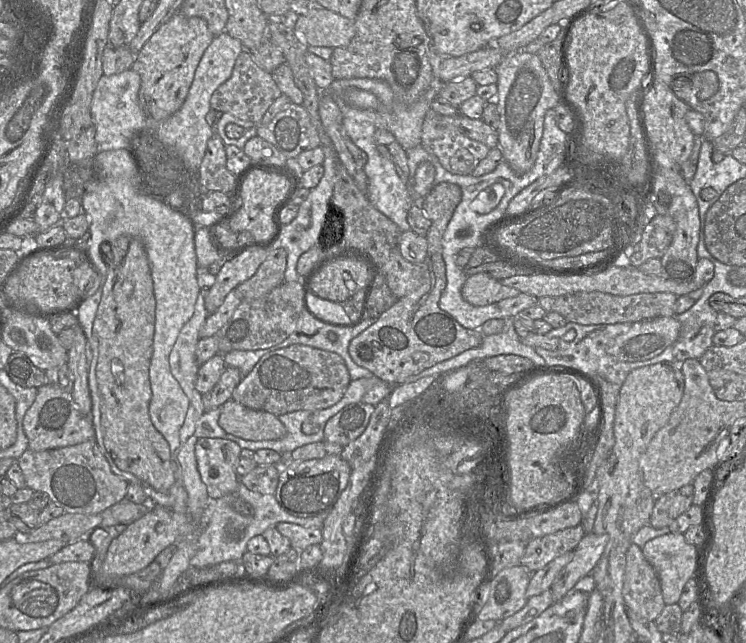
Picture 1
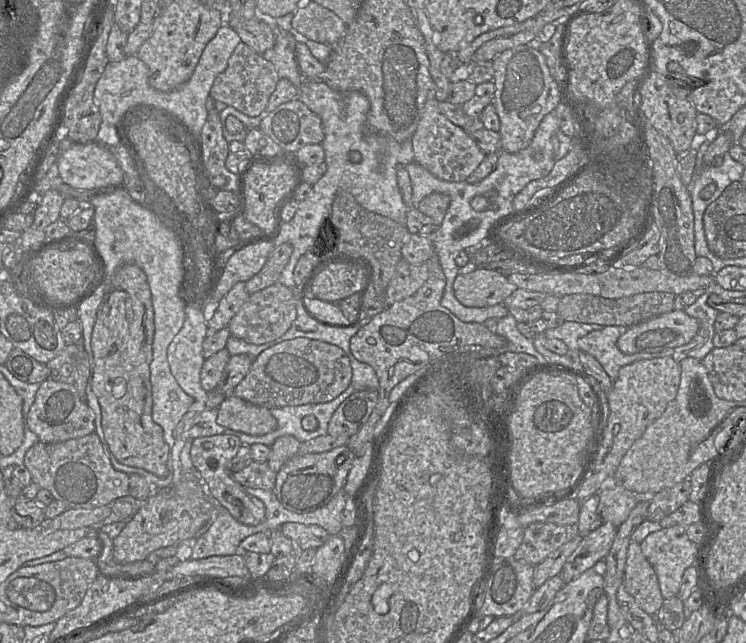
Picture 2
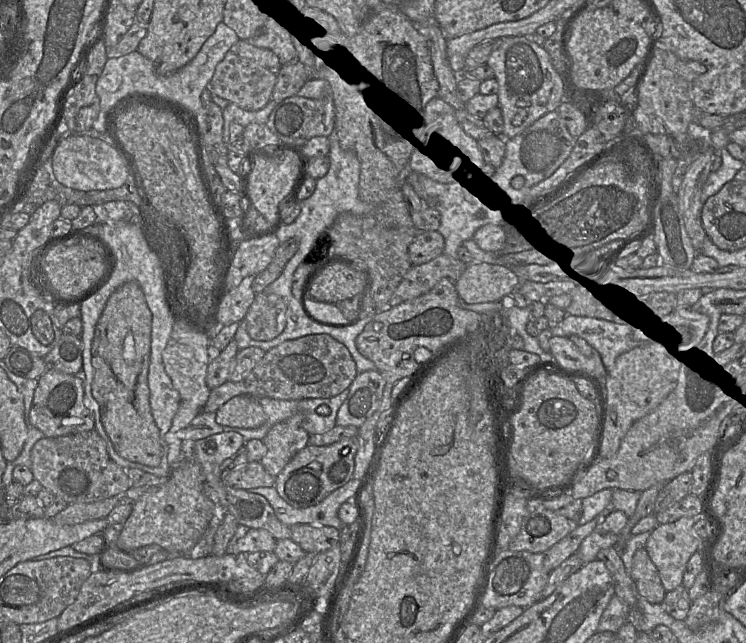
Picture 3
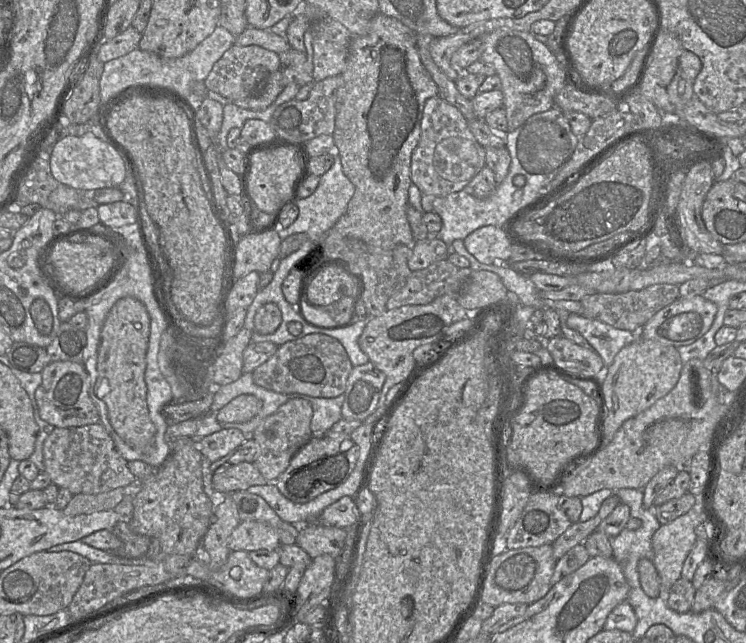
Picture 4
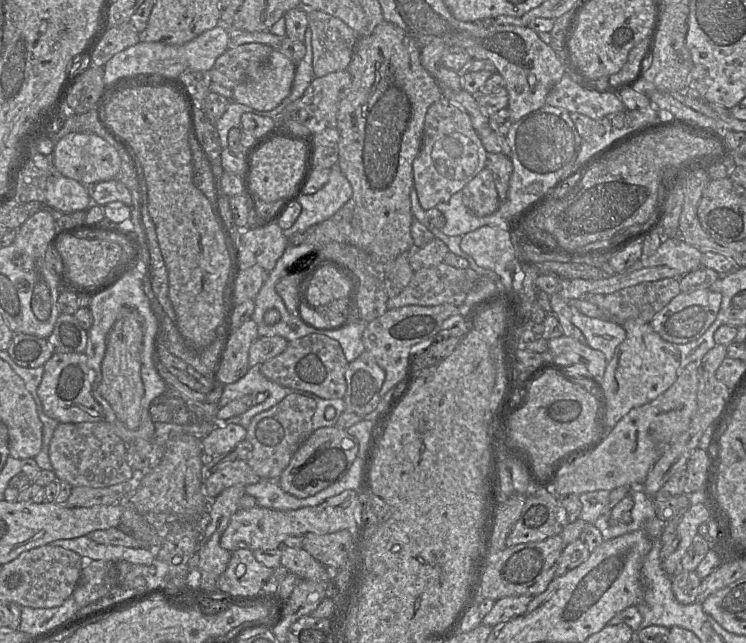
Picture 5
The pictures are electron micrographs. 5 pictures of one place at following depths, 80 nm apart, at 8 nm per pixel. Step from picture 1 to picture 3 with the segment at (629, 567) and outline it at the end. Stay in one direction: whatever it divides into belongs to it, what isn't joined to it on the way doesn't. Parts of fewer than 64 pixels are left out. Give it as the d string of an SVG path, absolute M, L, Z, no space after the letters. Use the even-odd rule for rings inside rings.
M645 548L638 549L633 557L631 578L637 592L652 604L661 604L666 590L660 579L657 567Z

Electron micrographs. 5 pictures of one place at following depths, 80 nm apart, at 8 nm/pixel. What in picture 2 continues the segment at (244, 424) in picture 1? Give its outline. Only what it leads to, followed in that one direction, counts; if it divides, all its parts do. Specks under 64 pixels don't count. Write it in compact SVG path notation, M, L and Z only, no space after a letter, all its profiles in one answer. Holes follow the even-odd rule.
M234 395L227 396L218 407L217 424L252 436L265 435L277 429L277 420L270 409Z

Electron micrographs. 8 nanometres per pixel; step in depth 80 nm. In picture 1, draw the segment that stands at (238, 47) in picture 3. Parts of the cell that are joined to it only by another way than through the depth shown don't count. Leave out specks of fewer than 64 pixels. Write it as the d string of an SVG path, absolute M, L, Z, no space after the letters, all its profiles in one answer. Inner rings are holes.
M243 50L236 59L231 77L214 91L210 104L215 111L260 124L268 108L281 94L273 74L264 71L255 63L249 51Z

